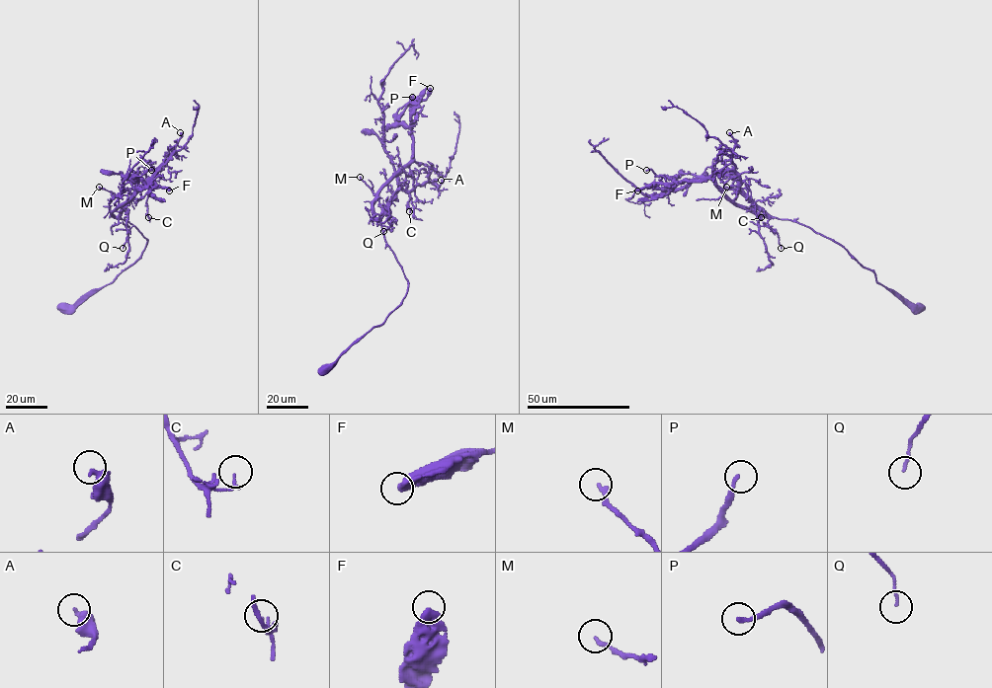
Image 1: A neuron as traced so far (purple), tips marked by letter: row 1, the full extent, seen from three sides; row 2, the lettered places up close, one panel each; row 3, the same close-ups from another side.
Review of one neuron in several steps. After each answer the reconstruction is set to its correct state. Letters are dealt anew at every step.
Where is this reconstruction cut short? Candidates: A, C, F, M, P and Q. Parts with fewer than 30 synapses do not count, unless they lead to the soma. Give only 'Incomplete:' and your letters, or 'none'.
Incomplete: none

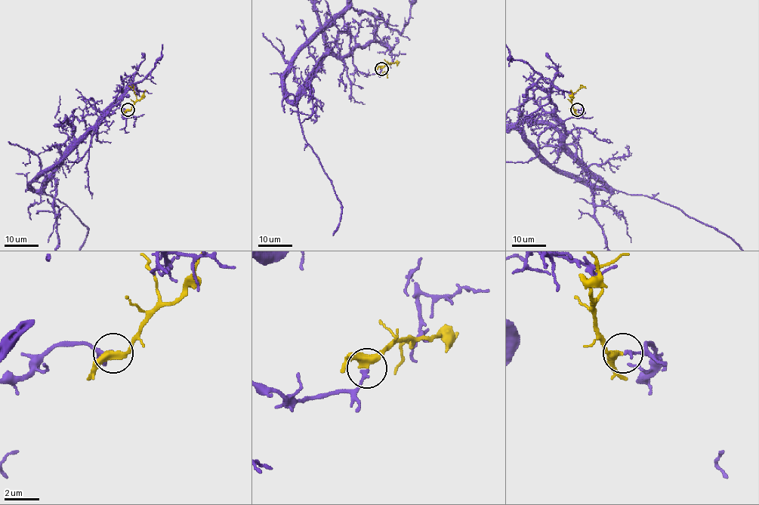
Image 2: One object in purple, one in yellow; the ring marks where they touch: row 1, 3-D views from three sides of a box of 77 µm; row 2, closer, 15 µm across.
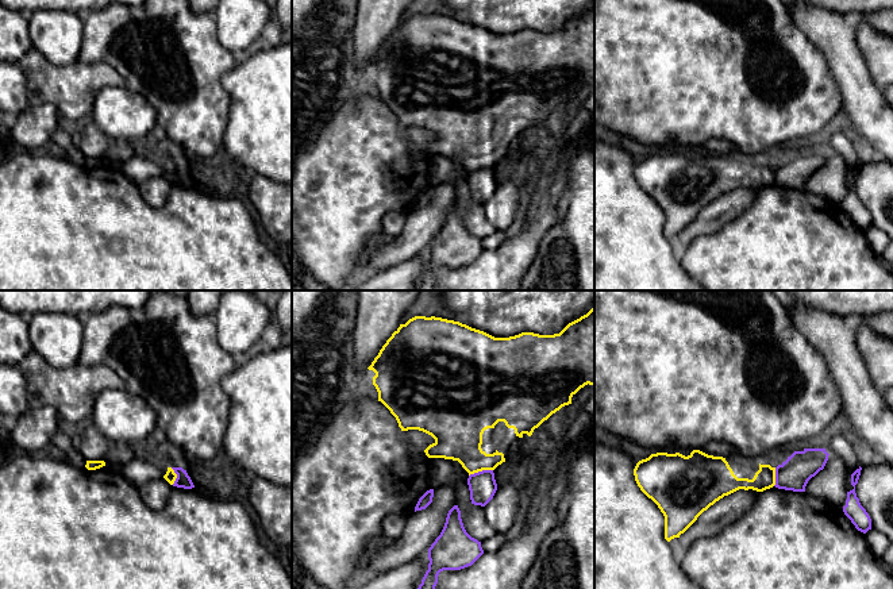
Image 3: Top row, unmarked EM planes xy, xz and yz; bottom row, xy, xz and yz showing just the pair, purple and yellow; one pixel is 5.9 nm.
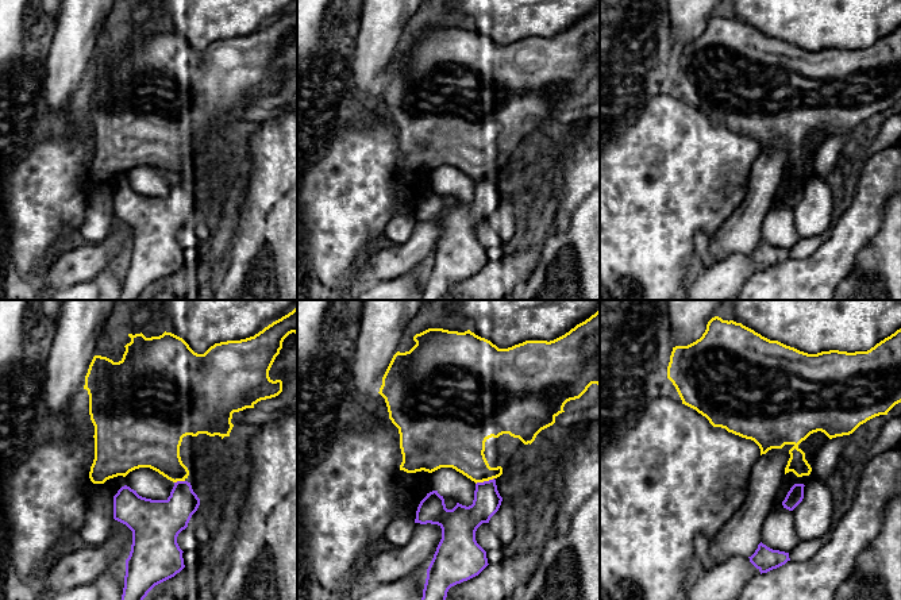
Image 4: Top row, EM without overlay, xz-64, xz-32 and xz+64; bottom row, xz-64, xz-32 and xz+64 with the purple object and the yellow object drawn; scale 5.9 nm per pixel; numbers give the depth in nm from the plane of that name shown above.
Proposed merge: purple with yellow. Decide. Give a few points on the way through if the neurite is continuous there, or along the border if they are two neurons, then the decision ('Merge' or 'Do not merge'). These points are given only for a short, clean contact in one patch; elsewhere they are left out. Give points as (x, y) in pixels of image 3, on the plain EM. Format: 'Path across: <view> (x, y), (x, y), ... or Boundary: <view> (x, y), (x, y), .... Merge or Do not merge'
Boundary: xz (492, 166), (474, 169), (469, 173). Do not merge

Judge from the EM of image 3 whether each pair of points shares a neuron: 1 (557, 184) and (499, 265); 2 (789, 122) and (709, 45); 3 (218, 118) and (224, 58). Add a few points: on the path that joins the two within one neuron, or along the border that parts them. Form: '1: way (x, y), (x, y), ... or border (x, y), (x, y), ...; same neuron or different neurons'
1: way (551, 204), (550, 216), (519, 247); same neuron
2: way (768, 100), (753, 93), (750, 85), (731, 66); same neuron
3: way (214, 103), (214, 73); same neuron

